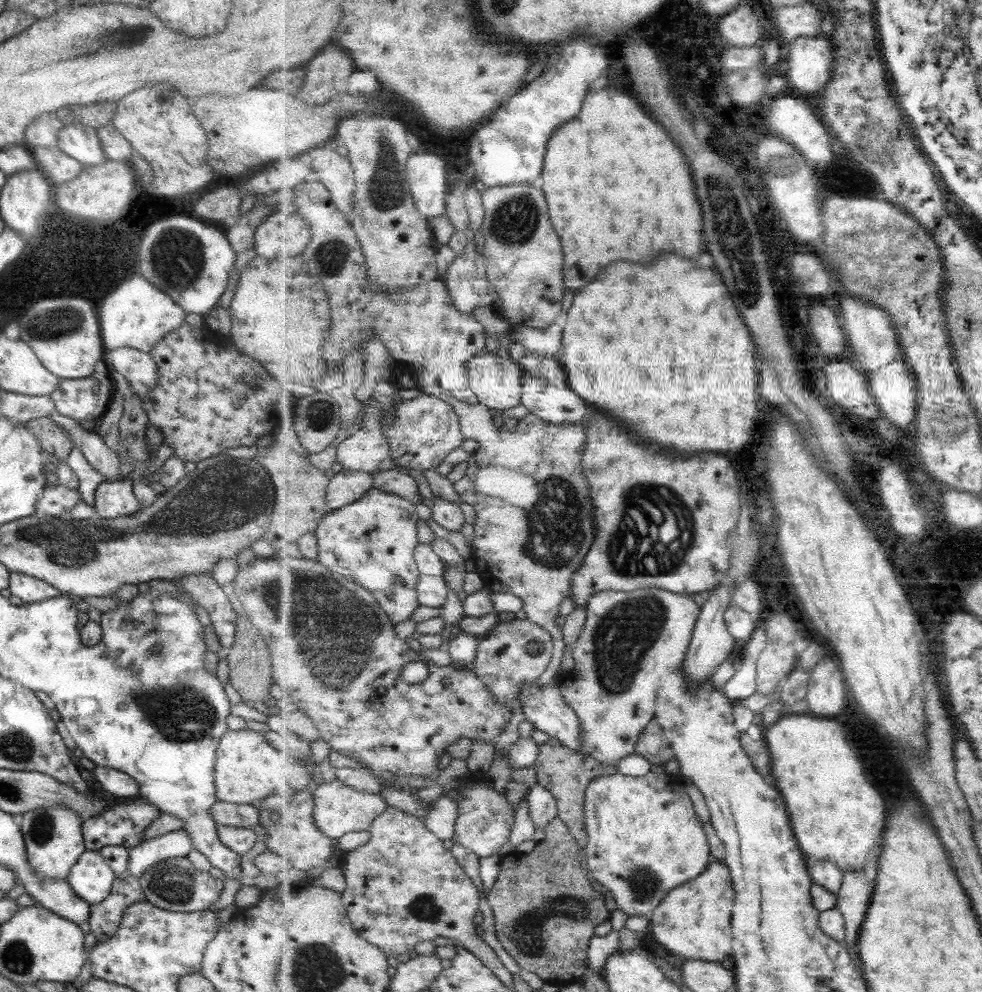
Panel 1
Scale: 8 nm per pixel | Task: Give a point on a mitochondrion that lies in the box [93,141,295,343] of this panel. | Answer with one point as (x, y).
(181, 262)

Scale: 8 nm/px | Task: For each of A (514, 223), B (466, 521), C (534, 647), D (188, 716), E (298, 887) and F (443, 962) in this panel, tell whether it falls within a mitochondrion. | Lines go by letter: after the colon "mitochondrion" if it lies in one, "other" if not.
A: mitochondrion
B: other
C: mitochondrion
D: mitochondrion
E: other
F: other

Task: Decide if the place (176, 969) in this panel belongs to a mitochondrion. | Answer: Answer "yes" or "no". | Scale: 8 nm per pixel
no

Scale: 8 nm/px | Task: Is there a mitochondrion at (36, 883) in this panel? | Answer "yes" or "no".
no

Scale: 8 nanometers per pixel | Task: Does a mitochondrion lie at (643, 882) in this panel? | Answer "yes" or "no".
yes

